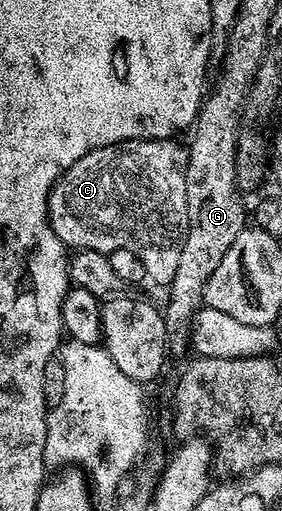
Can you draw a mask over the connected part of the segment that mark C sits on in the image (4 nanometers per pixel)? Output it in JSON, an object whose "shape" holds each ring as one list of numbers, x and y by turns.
{"shape":[[169,138,167,140,127,140,121,144,111,144,110,146,102,146,101,148,95,148,93,152,87,152,82,158,78,158,78,162,74,162,74,166,70,166,70,170,66,170,62,173,59,180,56,181,56,185,52,187,52,192,48,195,48,223,52,225,54,234,58,234,58,238,72,250,79,250,82,248,89,248,90,250,98,250,99,252,110,253,114,250,134,250,134,254,138,254,138,258,142,258,142,266,146,266,146,274,148,280,151,283,161,284,161,286,167,286,171,284,174,274,178,271,178,260,182,258,182,246,184,245,184,236,188,232,188,199,186,198,186,174,184,173,184,167,188,164,188,150,182,143,179,144,179,139]]}

